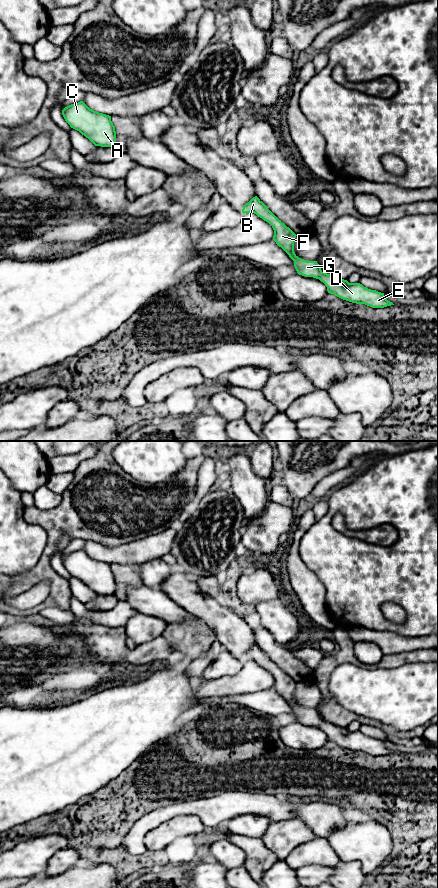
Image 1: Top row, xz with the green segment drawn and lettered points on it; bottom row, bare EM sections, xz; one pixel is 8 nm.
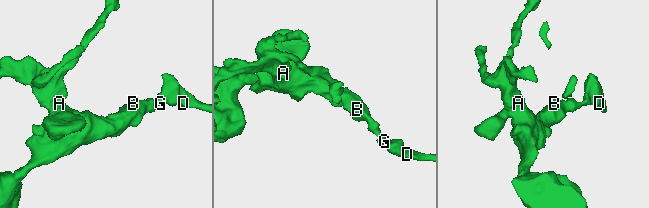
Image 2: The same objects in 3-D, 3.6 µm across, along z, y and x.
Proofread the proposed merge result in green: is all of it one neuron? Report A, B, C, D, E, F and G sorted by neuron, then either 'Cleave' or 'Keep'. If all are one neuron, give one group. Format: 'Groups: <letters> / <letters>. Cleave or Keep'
Groups: A B C D E F G. Keep

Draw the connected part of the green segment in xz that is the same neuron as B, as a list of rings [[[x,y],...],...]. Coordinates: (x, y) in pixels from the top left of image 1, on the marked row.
[[[257,196],[243,206],[243,214],[250,212],[272,226],[273,240],[294,261],[294,267],[299,275],[319,279],[327,287],[328,293],[352,303],[365,304],[372,308],[394,305],[385,298],[384,293],[368,289],[360,283],[349,283],[347,280],[334,277],[323,272],[317,261],[299,258],[294,252],[294,242],[297,235],[282,223]]]

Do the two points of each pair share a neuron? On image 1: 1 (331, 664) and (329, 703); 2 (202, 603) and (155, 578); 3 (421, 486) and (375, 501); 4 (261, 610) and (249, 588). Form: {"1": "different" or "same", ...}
{"1": "same", "2": "different", "3": "same", "4": "different"}

